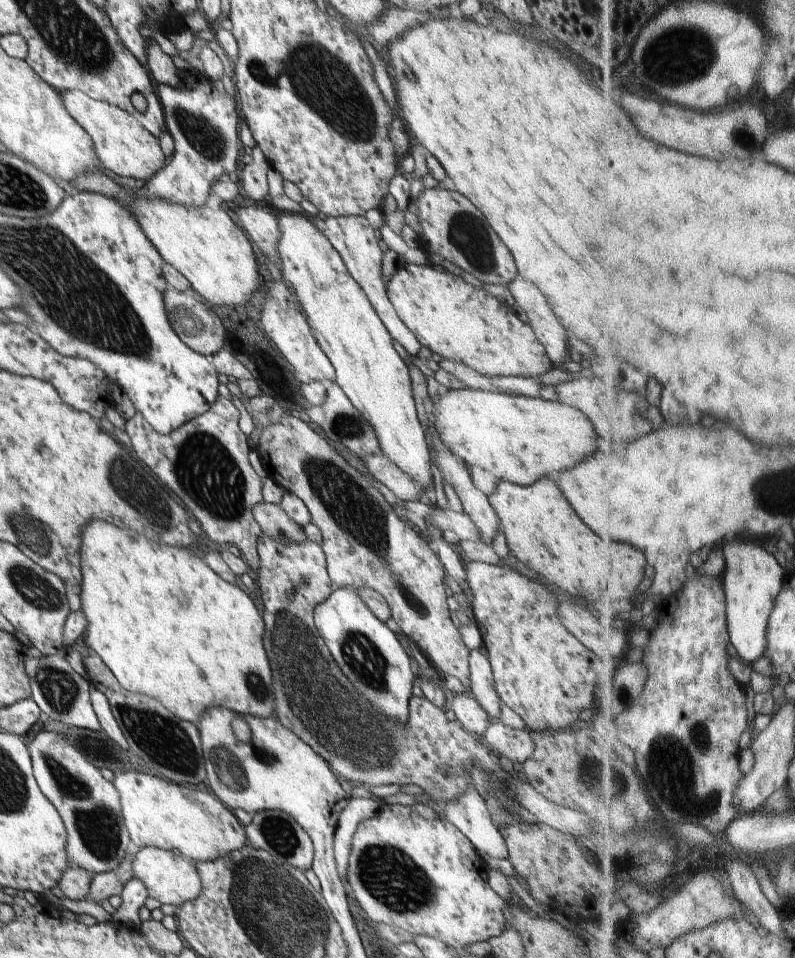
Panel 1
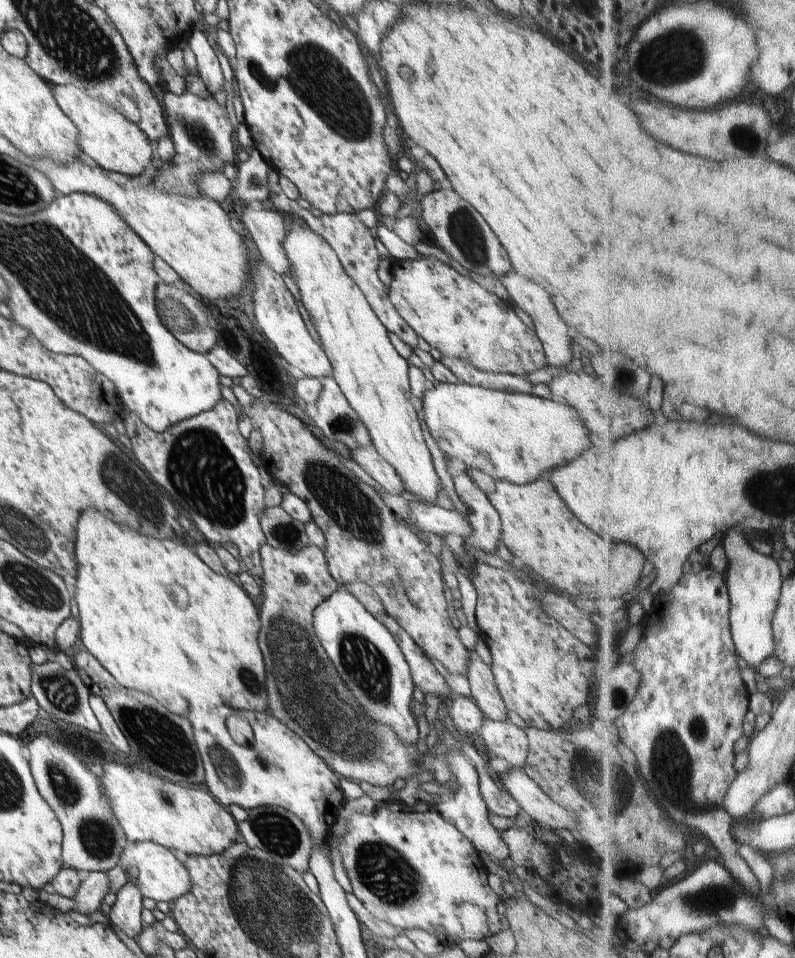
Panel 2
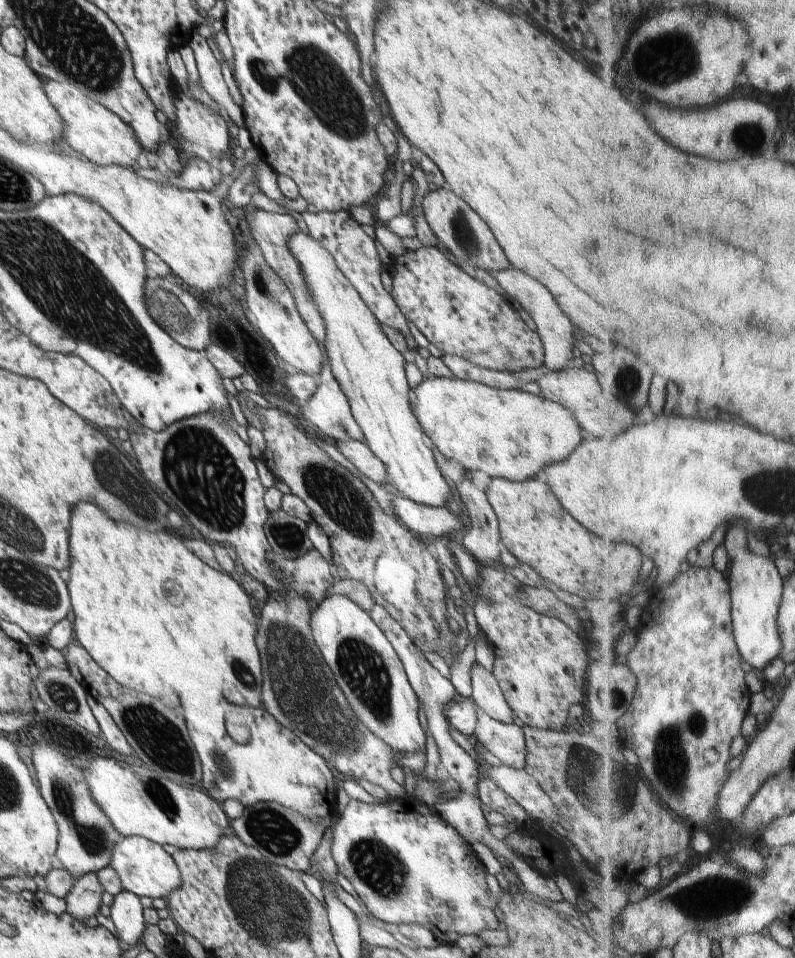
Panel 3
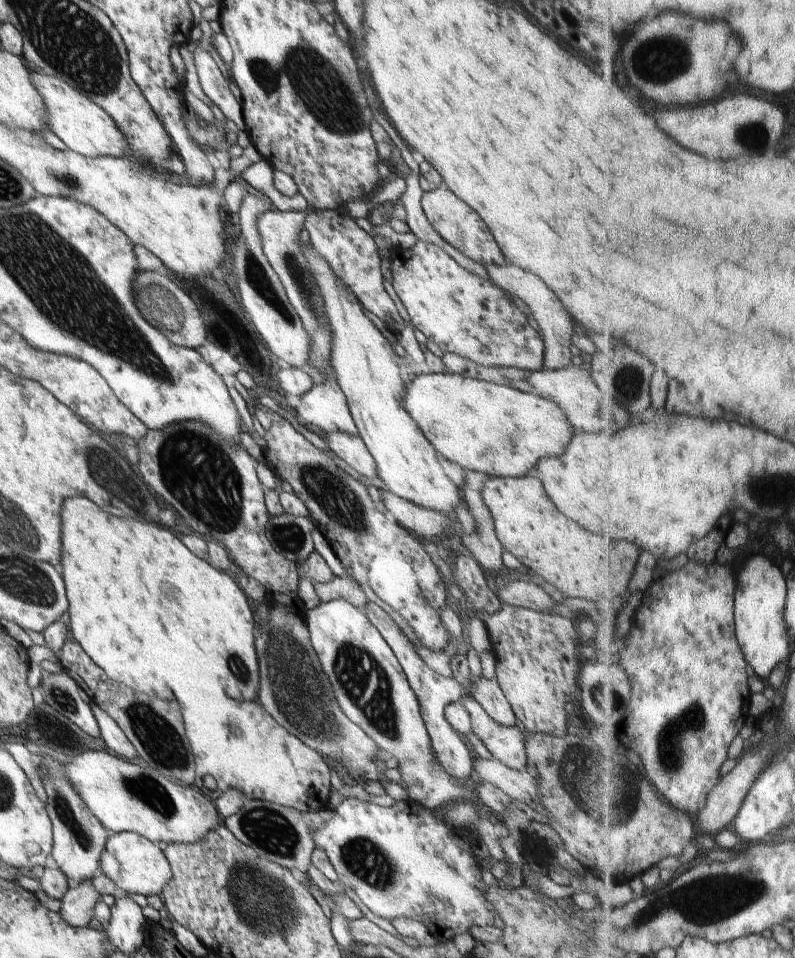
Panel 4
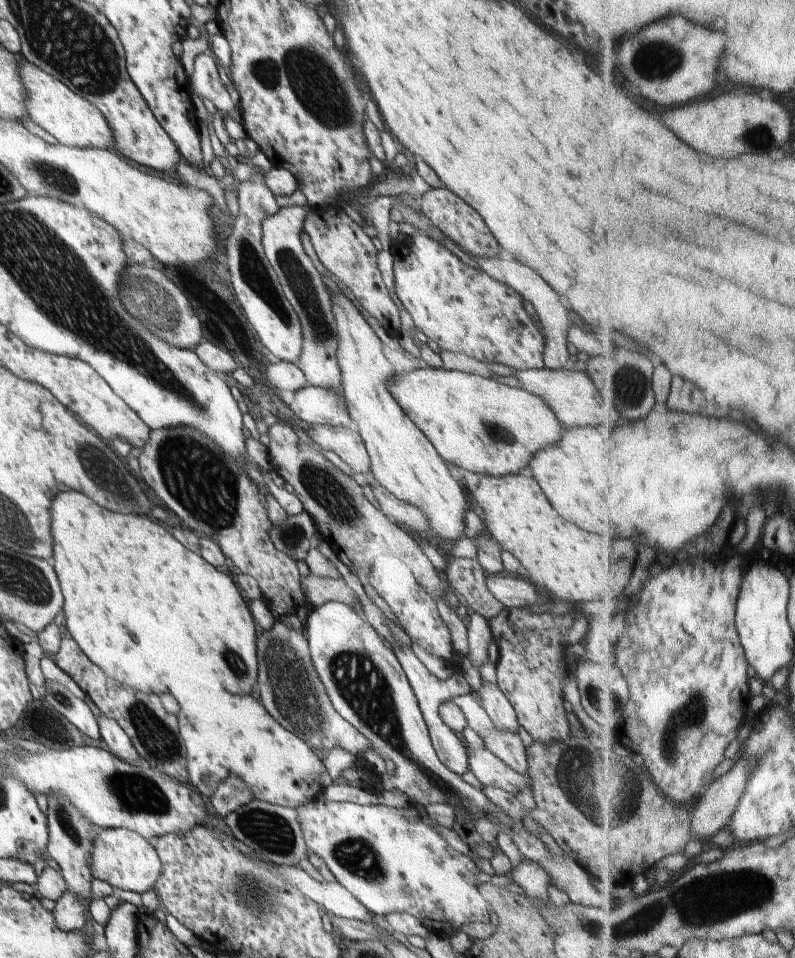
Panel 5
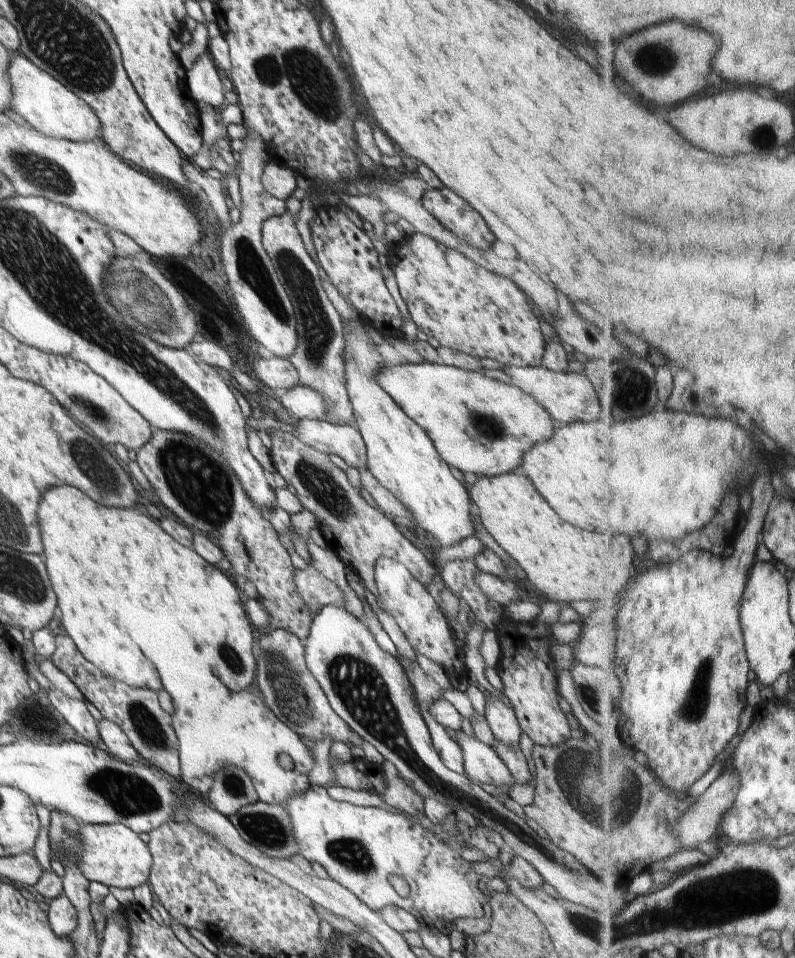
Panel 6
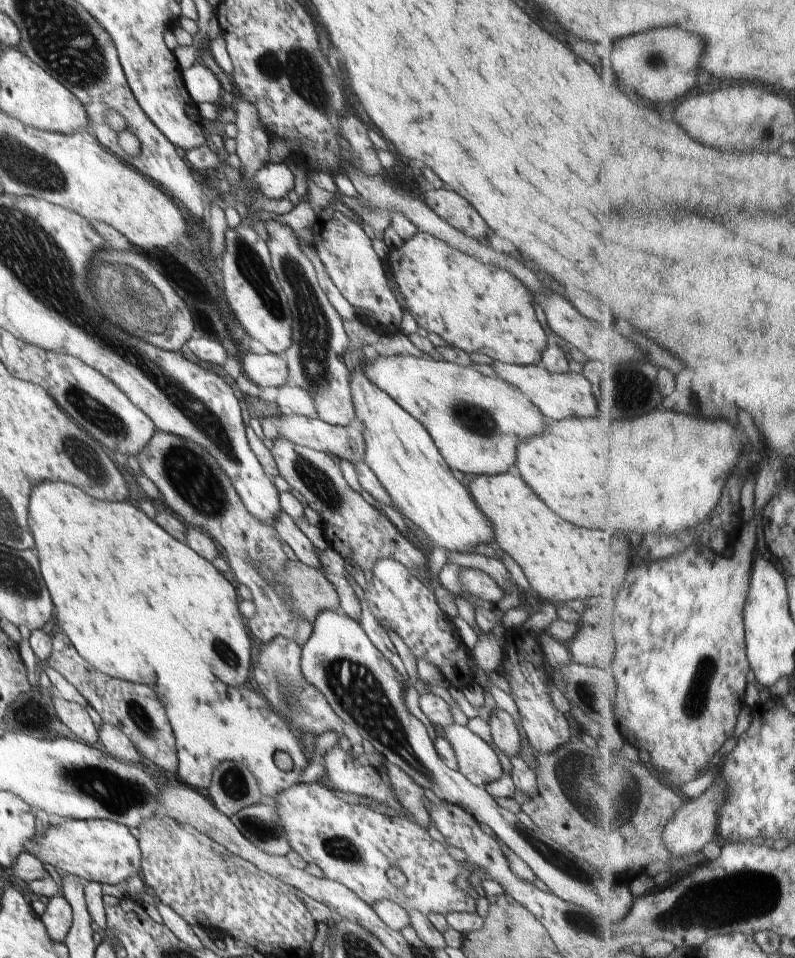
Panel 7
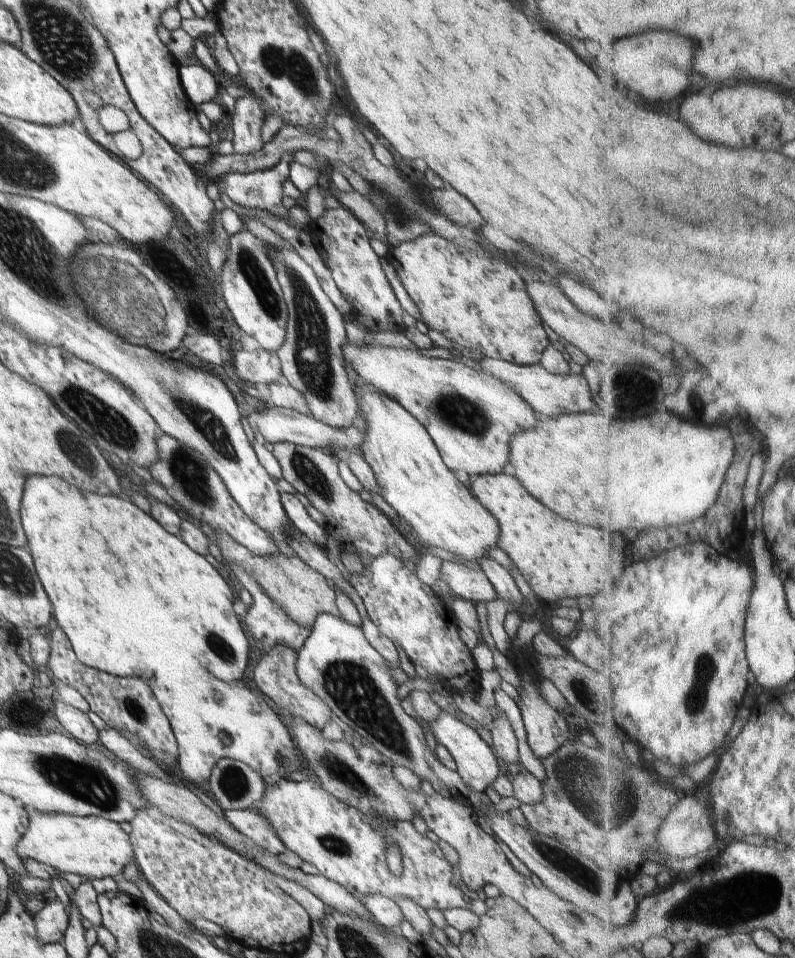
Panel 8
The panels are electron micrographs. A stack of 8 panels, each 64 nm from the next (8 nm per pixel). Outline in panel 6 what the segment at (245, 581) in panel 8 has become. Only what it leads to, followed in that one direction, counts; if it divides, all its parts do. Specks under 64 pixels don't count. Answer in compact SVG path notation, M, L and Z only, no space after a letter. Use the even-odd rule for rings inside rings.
M153 429L152 438L137 451L136 460L160 502L182 518L186 527L211 538L227 556L236 574L255 584L257 599L268 612L268 626L256 628L260 634L282 628L304 642L312 616L295 588L296 568L268 515L256 510L250 502L224 456L194 436Z

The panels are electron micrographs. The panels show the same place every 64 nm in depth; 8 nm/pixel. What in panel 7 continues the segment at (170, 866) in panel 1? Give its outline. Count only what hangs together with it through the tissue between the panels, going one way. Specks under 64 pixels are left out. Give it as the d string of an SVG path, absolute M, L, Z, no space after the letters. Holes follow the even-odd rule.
M64 820L62 824L50 824L42 836L35 836L26 845L26 851L33 854L44 864L52 864L62 874L74 874L87 881L96 881L101 884L126 885L133 876L141 877L142 850L140 844L126 825L109 820Z

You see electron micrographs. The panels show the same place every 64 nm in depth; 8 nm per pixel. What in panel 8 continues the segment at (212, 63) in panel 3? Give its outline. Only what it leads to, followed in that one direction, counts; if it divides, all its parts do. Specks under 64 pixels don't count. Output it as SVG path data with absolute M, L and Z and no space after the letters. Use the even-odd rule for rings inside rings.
M193 60L190 65L179 65L179 76L192 105L219 100L221 81L200 62Z

